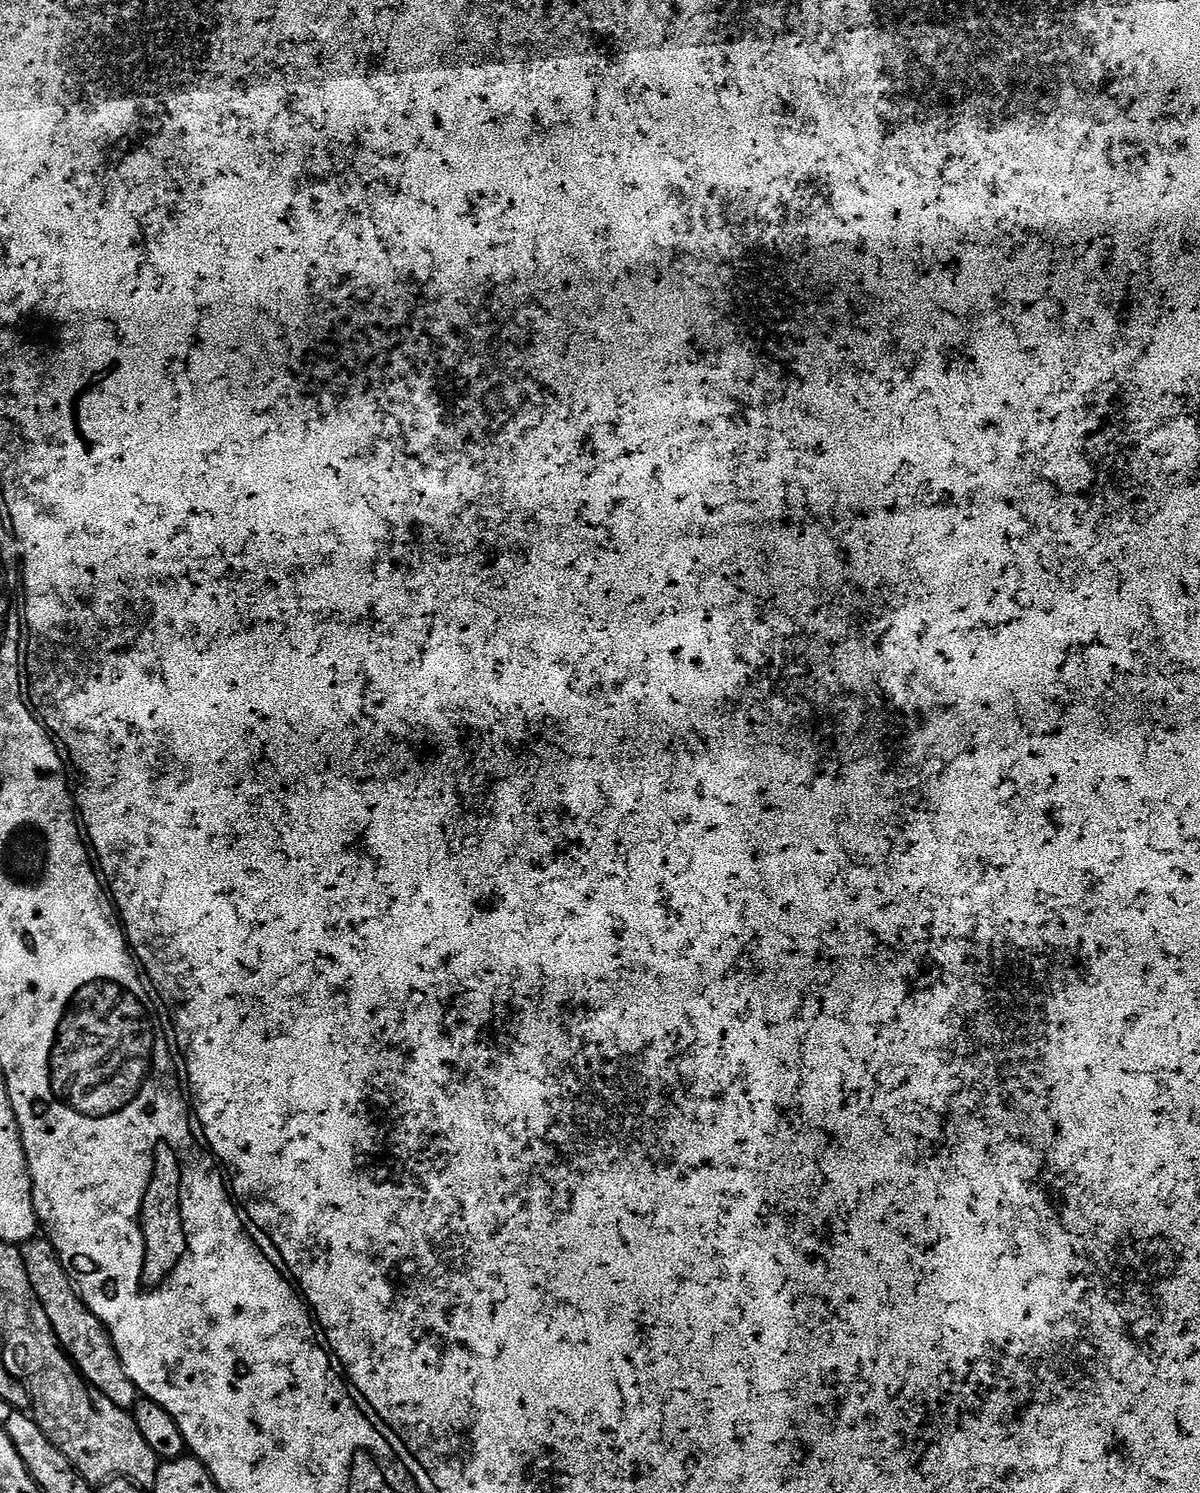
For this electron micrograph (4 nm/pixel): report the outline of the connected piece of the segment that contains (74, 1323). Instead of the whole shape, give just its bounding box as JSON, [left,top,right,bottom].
[20,1238,138,1410]

